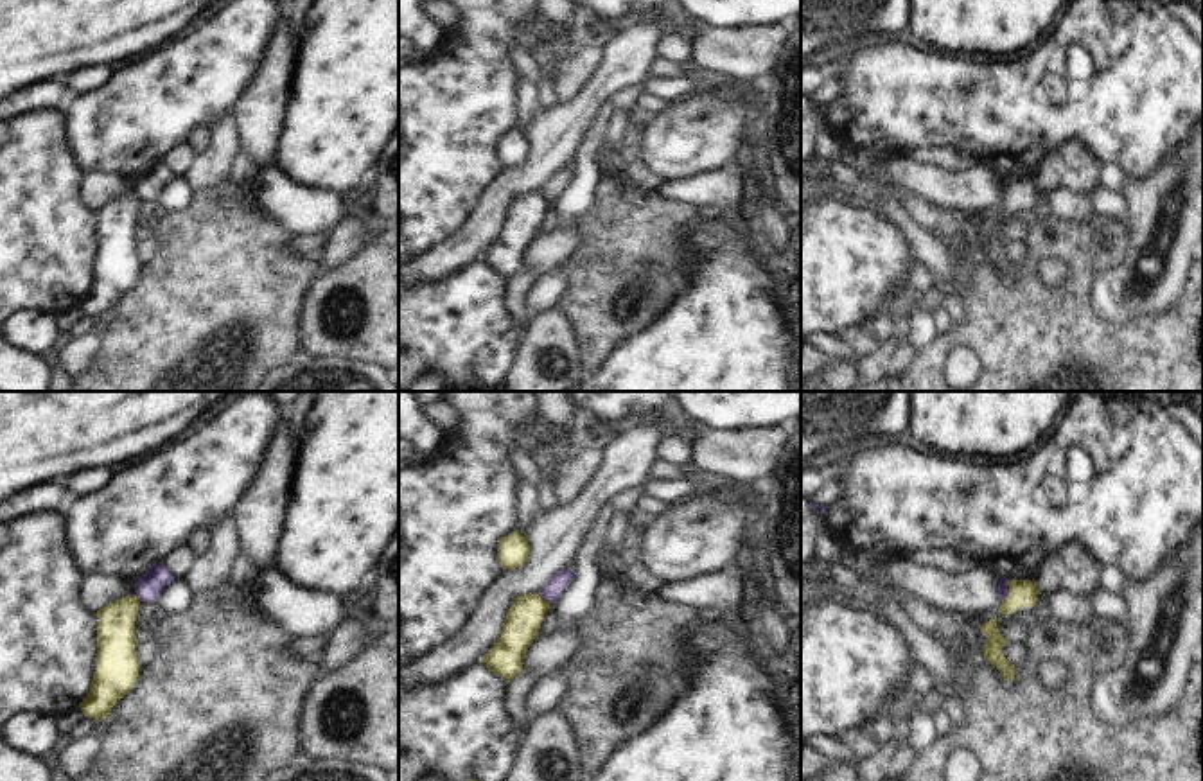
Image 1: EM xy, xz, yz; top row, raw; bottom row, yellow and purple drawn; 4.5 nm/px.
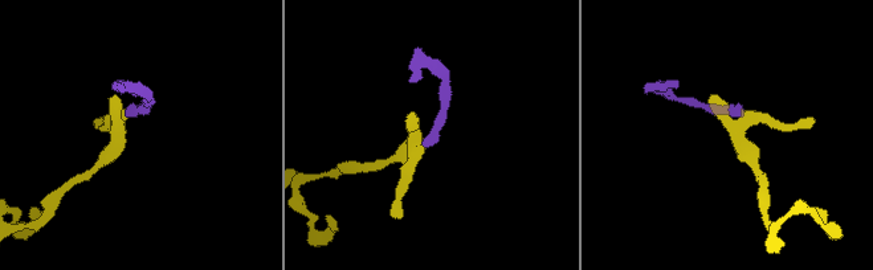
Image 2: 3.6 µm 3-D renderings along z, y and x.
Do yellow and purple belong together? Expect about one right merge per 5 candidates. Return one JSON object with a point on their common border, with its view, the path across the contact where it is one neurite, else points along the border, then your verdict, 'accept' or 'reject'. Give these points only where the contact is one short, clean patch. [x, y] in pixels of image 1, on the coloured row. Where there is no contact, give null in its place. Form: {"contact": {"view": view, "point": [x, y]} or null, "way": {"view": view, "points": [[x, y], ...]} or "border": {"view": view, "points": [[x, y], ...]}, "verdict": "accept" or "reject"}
{"contact": {"view": "xz", "point": [543, 600]}, "border": {"view": "xz", "points": [[537, 593], [550, 605]]}, "verdict": "reject"}

